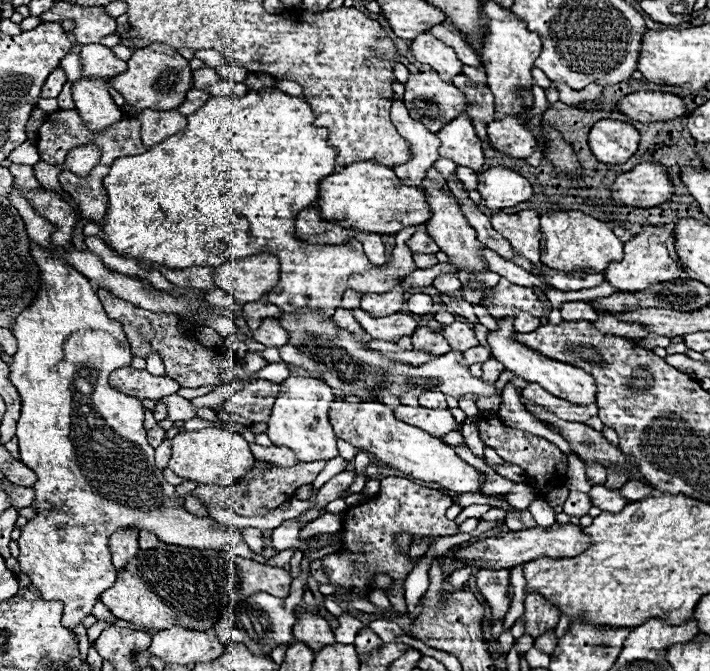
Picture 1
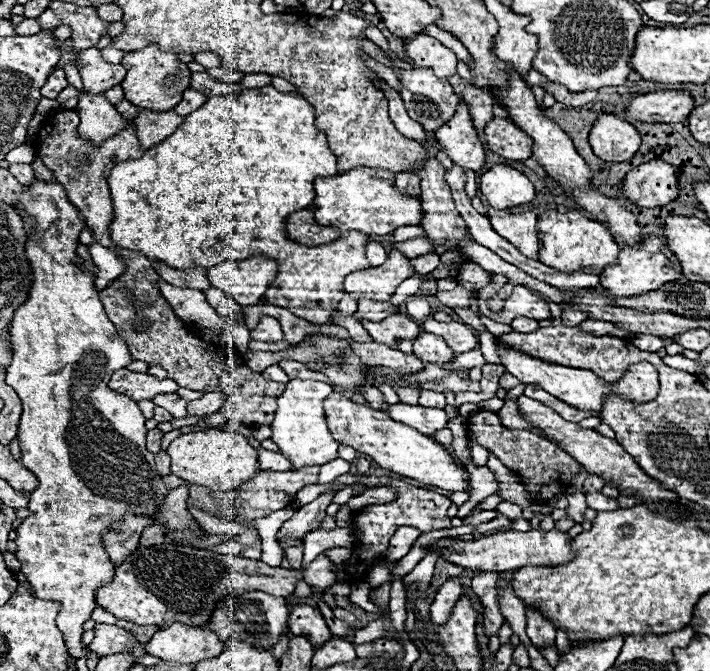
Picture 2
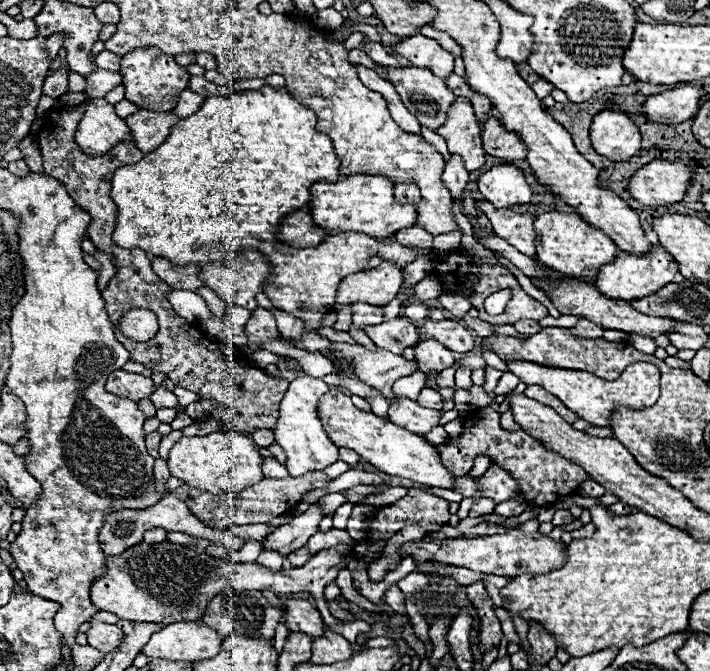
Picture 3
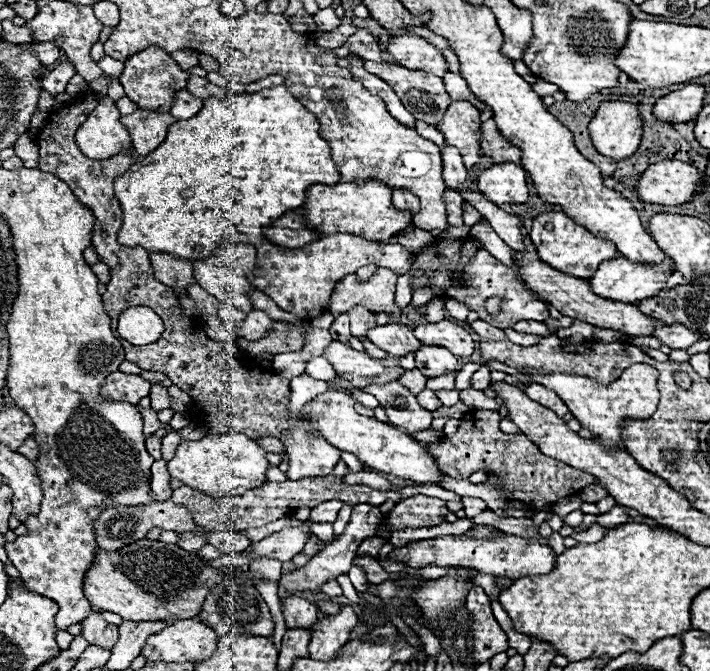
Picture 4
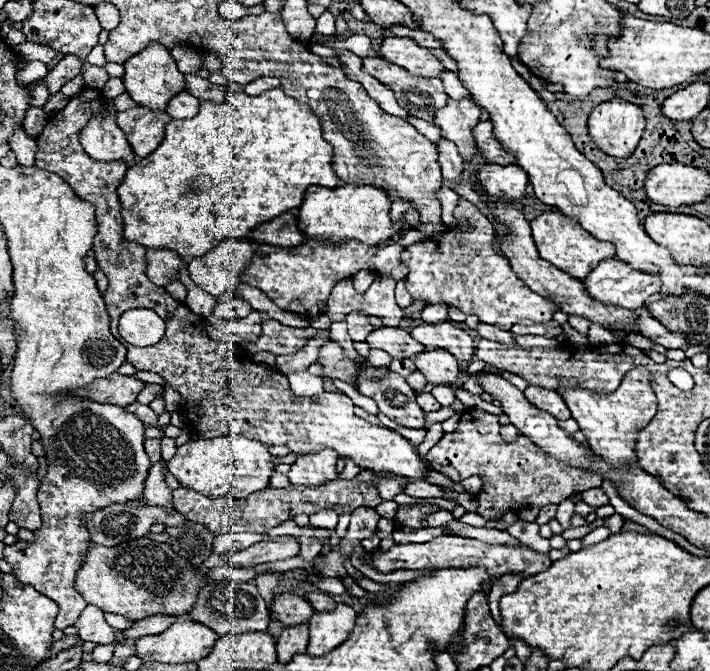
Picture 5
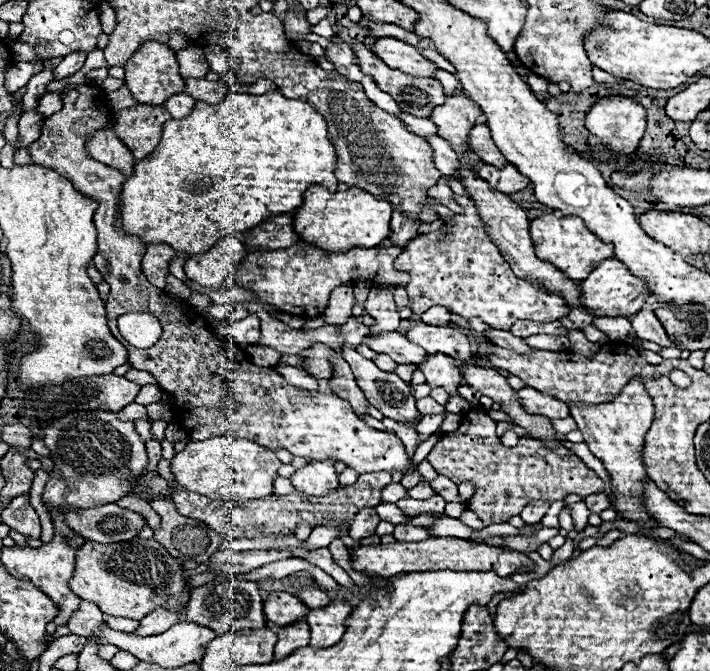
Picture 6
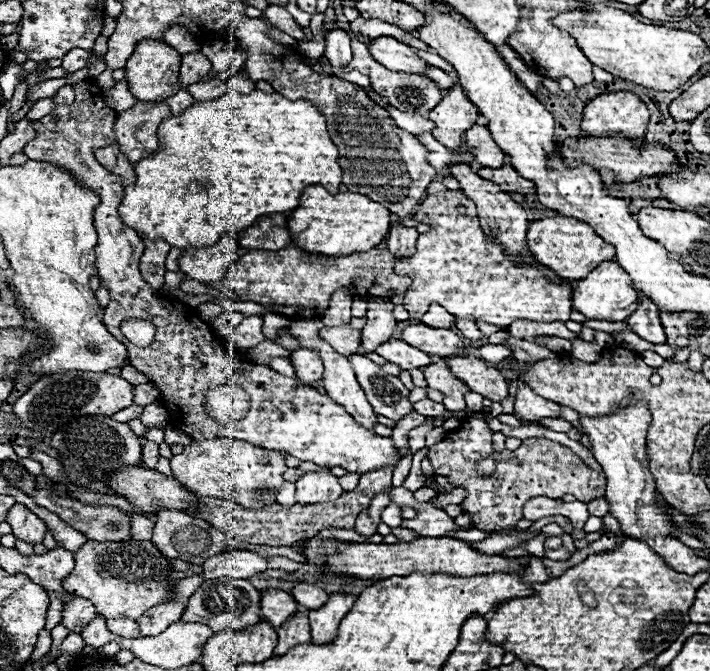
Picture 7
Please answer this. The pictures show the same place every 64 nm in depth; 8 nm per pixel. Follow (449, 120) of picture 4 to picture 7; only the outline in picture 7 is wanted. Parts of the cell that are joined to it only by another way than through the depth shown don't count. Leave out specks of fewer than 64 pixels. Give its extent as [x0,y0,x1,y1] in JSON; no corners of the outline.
[428,84,478,150]

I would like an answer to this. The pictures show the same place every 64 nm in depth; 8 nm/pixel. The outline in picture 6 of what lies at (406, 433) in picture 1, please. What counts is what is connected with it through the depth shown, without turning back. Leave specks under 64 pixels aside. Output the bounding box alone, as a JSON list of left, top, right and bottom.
[30,84,412,474]

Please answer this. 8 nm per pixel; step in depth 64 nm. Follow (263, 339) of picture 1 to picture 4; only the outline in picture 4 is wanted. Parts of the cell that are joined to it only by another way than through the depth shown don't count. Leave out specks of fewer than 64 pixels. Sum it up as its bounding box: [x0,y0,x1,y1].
[232,310,274,340]

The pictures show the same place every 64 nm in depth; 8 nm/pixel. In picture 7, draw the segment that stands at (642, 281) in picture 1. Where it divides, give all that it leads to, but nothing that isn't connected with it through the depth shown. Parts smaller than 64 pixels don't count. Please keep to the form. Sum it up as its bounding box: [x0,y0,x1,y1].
[572,262,638,320]

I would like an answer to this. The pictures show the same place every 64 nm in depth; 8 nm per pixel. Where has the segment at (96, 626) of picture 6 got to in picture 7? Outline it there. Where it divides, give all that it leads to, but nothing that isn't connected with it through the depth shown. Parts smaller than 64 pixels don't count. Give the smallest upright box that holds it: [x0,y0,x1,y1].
[60,596,98,634]

